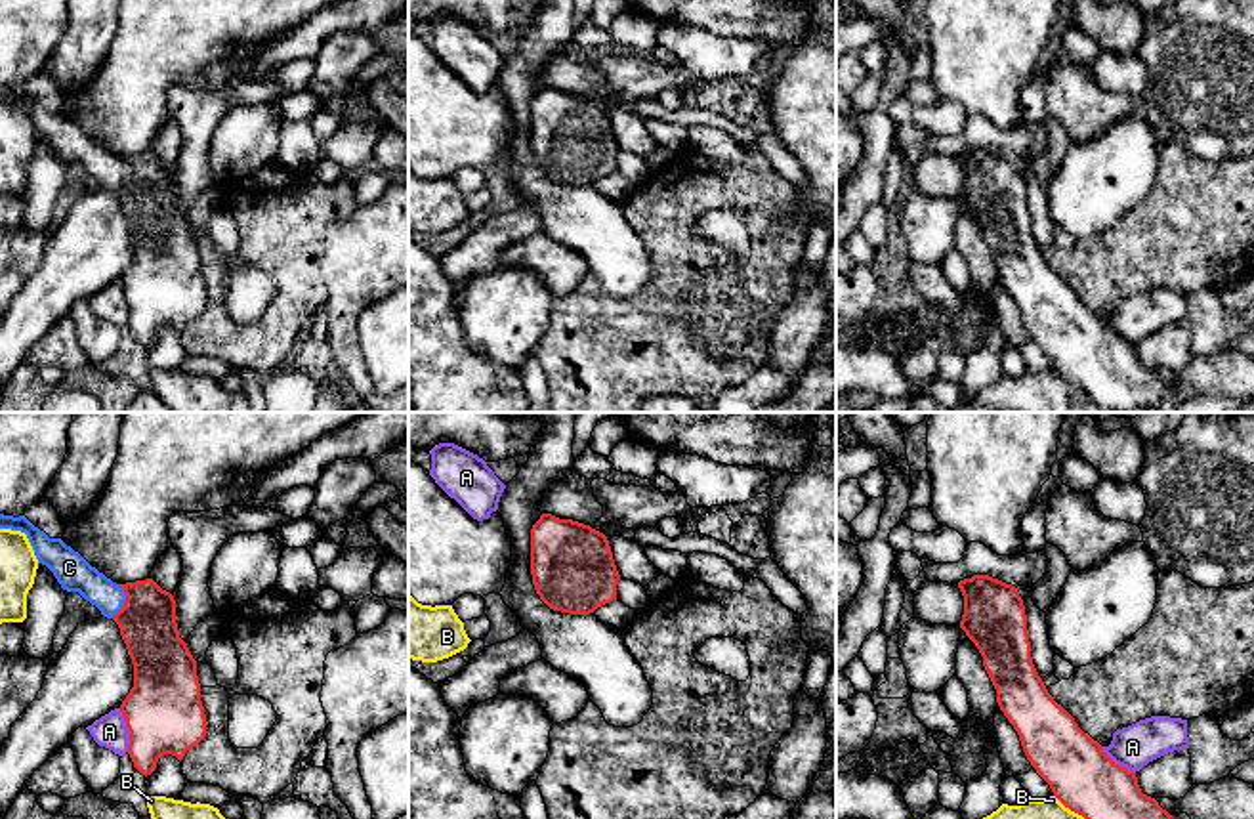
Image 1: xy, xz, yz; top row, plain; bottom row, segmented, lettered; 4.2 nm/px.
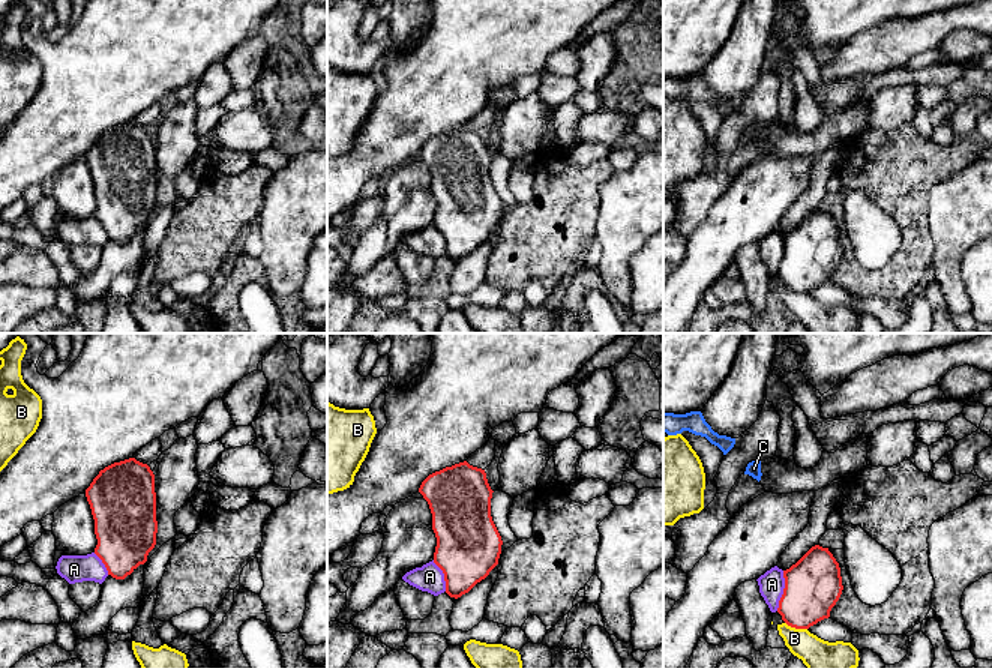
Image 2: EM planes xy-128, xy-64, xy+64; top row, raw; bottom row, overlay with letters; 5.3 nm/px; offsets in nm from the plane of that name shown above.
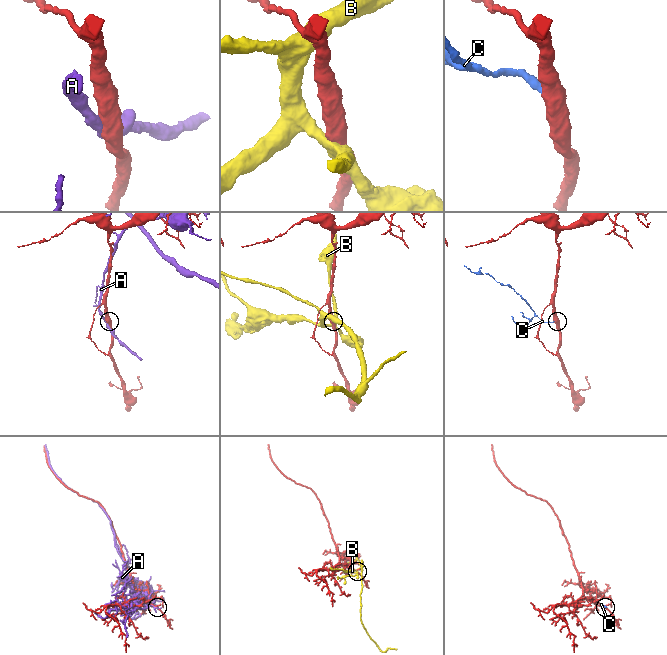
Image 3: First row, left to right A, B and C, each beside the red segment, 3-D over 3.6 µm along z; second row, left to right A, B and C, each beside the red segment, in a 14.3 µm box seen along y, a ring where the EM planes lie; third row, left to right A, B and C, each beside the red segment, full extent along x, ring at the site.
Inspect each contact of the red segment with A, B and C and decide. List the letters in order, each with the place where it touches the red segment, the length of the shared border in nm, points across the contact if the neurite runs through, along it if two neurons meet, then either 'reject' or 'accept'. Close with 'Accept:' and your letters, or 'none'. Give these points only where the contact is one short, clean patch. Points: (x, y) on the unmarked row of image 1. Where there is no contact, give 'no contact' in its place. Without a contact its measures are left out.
A: contact xy (128, 302); length 190 nm; reject
B: contact yz (1083, 388); length 320 nm; reject
C: contact xy (125, 174); length 150 nm; way xy (147, 197), (125, 174), (115, 174), (73, 146); accept
Accept: C

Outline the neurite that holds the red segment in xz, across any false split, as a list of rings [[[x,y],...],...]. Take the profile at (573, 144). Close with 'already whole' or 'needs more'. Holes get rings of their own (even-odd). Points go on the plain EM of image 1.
[[[542,86],[531,101],[531,147],[540,172],[569,187],[611,176],[620,153],[603,105],[552,86]]]; already whole

